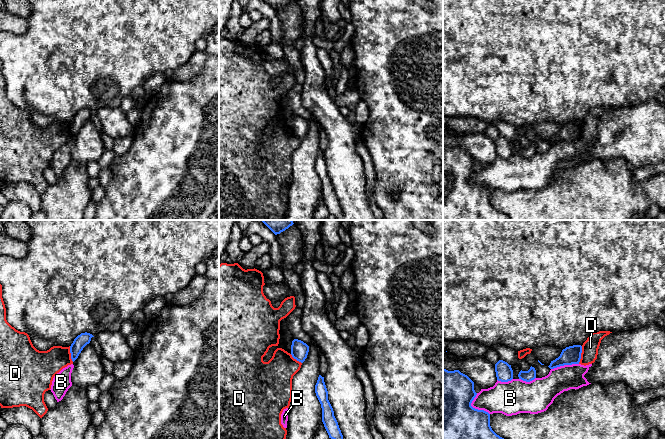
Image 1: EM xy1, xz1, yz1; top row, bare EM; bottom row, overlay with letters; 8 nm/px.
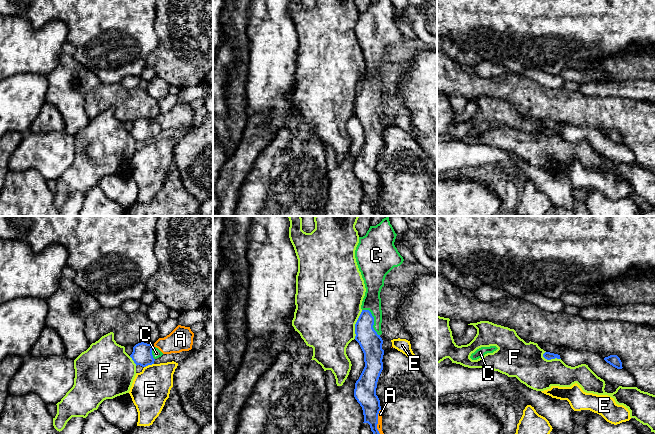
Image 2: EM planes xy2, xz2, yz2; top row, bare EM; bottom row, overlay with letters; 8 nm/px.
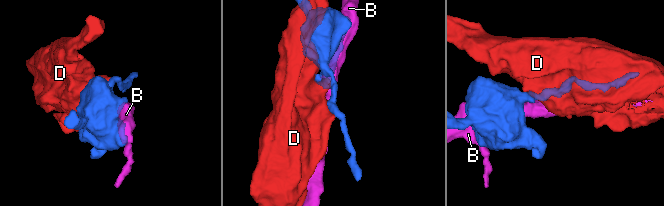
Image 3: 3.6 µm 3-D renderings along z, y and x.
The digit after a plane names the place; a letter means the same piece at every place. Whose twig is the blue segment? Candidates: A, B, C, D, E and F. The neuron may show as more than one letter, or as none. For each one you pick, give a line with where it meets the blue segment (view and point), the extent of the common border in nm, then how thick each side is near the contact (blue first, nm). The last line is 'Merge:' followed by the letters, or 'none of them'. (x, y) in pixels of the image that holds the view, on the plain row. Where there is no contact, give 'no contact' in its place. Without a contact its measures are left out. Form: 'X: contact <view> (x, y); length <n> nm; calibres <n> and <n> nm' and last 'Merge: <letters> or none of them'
C: contact xz2 (373, 96); length 260 nm; calibres 180 and 140 nm
Merge: C

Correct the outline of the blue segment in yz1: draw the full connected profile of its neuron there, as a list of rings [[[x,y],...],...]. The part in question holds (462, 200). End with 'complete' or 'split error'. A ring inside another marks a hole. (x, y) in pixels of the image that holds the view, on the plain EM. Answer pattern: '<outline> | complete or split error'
[[[443,145],[443,220],[509,220],[490,202],[490,190],[471,182],[477,169],[474,158],[459,146]]] | complete

